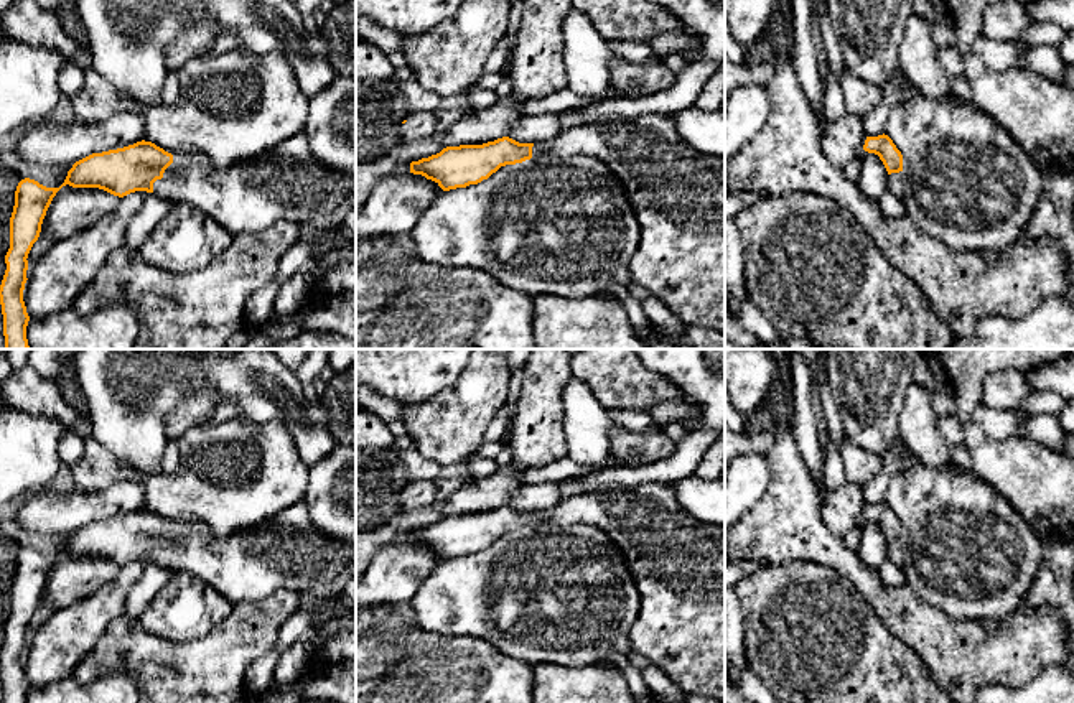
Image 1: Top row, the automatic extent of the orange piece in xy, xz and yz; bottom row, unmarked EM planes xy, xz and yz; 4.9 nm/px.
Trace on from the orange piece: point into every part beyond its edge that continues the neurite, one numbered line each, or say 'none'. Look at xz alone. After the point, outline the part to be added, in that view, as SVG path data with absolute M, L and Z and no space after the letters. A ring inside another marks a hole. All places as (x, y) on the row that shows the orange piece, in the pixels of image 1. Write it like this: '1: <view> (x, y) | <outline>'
1: xz (677, 193) | M644 115L637 119L600 119L596 122L565 128L552 140L534 143L530 160L567 161L572 156L580 155L605 161L629 196L631 206L641 226L639 245L629 263L633 283L646 286L652 296L661 300L685 326L713 329L725 336L725 158L693 150L679 137L667 115Z

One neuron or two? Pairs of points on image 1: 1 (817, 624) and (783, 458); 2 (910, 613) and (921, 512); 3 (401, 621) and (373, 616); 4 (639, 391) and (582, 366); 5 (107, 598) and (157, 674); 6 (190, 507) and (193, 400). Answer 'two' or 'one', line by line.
1: two
2: two
3: one
4: one
5: two
6: two

